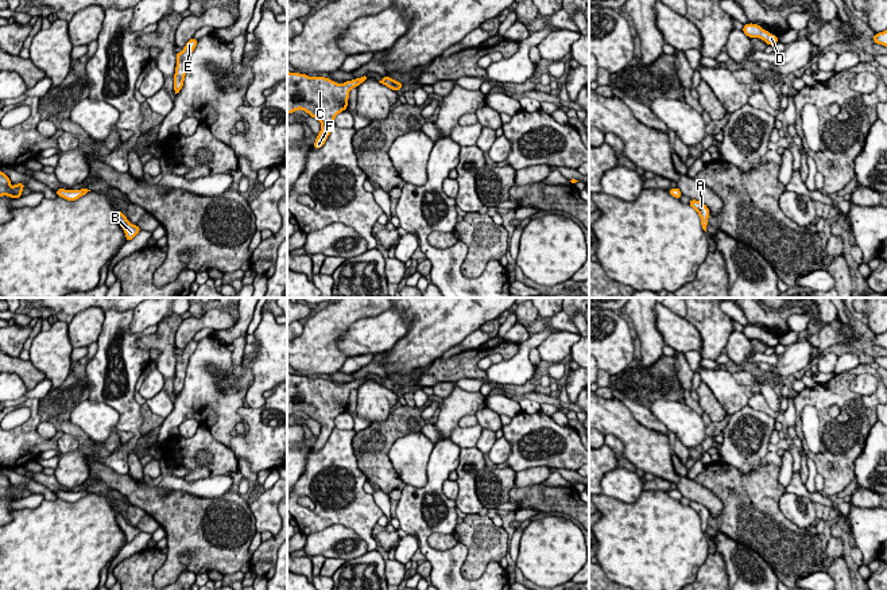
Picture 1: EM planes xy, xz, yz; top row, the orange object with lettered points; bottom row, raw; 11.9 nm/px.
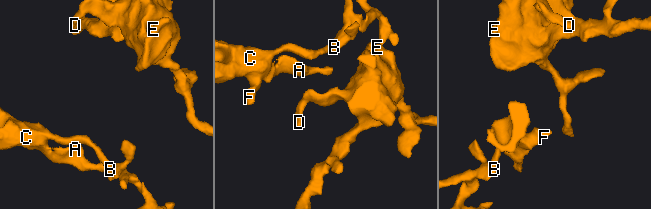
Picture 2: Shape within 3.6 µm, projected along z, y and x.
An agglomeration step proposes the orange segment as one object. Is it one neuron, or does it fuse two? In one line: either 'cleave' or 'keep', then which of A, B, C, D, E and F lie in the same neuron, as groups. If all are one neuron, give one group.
keep | A B C D E F

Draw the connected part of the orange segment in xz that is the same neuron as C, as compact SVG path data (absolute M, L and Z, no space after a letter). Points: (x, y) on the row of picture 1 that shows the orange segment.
M287 71L287 114L302 109L322 124L313 148L325 144L336 125L334 117L348 108L350 89L365 79L364 75L340 85L325 77Z

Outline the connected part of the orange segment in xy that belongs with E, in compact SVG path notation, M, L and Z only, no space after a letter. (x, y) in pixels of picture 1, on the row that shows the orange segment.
M191 38L183 47L182 53L175 53L175 57L177 57L177 67L175 67L175 74L174 74L175 94L179 93L179 90L183 86L183 81L186 75L186 66L187 66L190 54L194 51L197 43L198 43L198 39Z

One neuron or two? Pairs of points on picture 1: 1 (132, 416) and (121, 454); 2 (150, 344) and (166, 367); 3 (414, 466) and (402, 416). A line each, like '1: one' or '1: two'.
1: one
2: one
3: two

